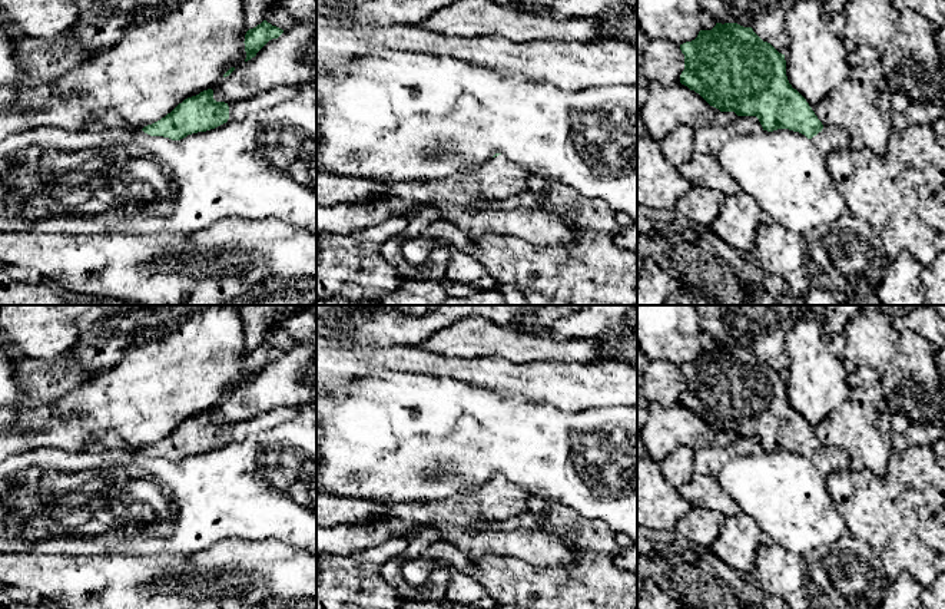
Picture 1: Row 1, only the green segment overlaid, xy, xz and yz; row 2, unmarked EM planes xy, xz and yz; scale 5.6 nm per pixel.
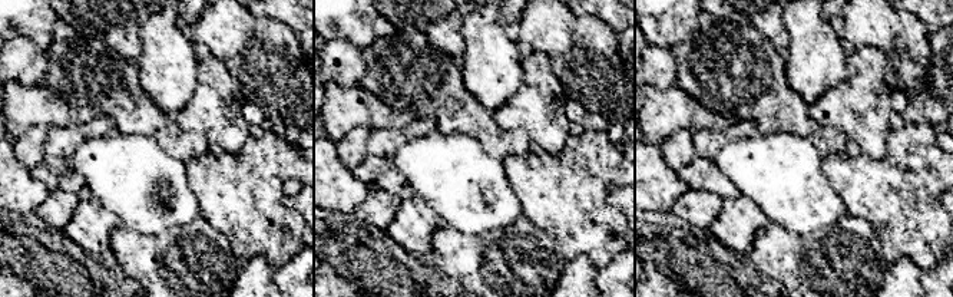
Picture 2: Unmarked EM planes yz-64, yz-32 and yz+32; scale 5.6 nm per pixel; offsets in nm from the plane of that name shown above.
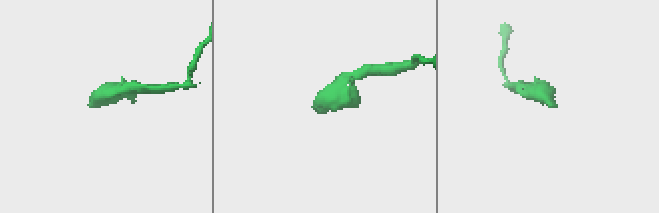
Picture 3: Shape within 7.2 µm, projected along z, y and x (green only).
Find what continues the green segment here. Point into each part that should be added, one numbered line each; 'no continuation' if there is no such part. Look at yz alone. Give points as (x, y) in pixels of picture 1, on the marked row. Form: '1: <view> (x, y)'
1: yz (832, 138)

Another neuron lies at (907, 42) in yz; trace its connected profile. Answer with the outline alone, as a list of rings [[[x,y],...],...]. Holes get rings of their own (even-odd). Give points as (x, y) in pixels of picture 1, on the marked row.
[[[848,0],[842,37],[858,46],[868,46],[879,52],[882,72],[892,93],[902,93],[909,103],[925,105],[931,100],[945,103],[945,87],[939,72],[936,49],[936,29],[914,10],[903,10],[898,0]]]

